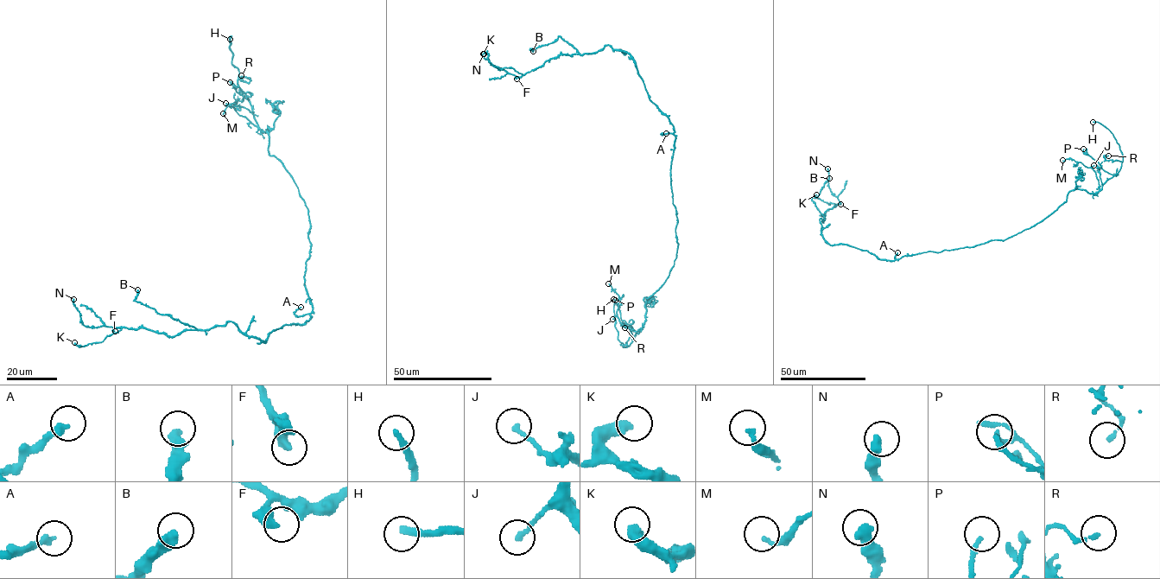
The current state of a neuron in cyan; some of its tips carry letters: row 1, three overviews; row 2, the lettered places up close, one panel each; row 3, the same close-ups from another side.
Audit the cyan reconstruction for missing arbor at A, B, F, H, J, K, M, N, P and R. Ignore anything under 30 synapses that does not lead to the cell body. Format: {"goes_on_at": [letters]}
{"goes_on_at": ["H"]}

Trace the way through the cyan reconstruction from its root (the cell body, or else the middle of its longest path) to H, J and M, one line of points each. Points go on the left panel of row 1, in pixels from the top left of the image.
H: (305, 284), (311, 247), (307, 209), (284, 167), (269, 154), (268, 129), (259, 128), (238, 85), (230, 39)
J: (305, 284), (311, 247), (305, 202), (284, 167), (269, 154), (268, 129), (266, 132), (259, 130), (225, 103)
M: (305, 284), (311, 247), (305, 202), (269, 154), (268, 129), (241, 116), (231, 108), (234, 103), (223, 113)

